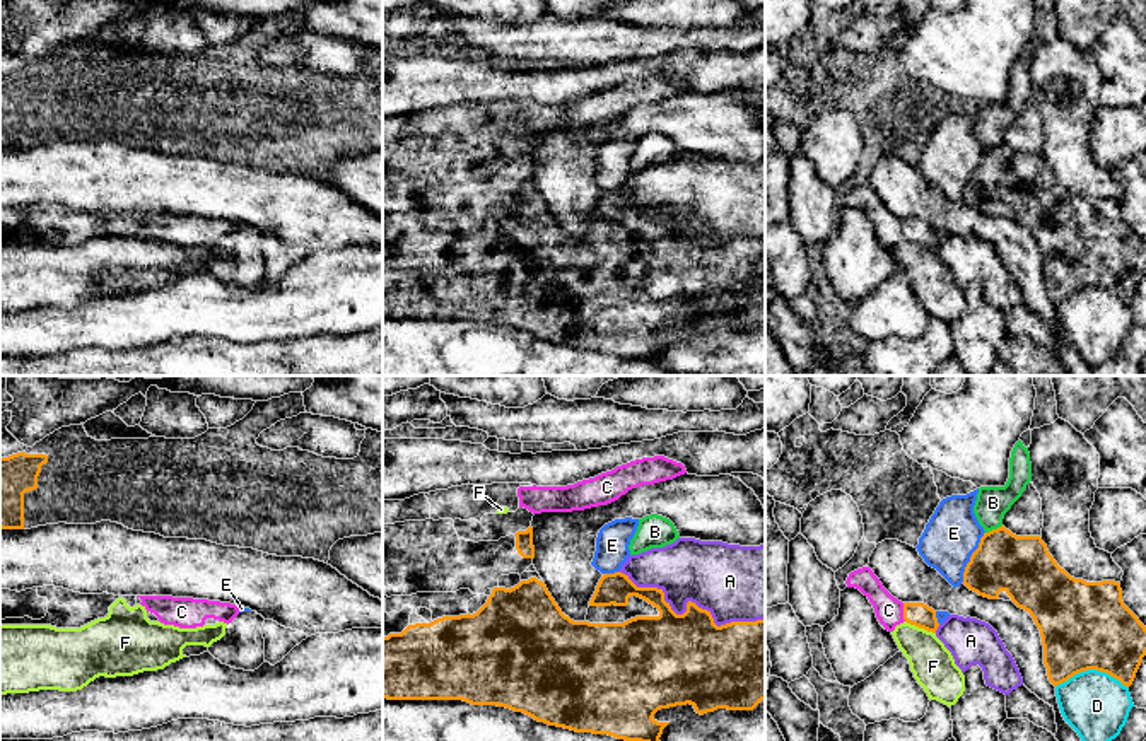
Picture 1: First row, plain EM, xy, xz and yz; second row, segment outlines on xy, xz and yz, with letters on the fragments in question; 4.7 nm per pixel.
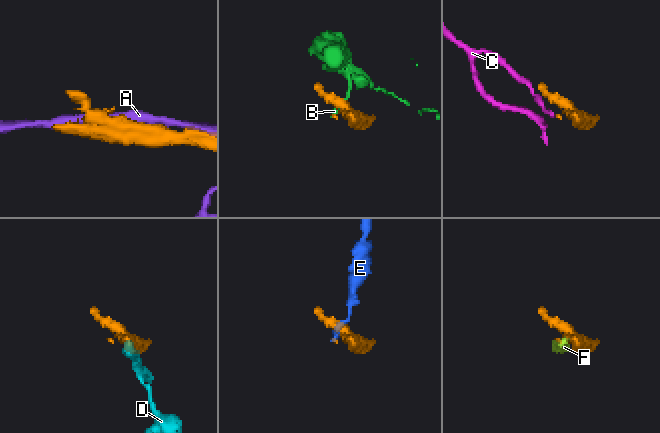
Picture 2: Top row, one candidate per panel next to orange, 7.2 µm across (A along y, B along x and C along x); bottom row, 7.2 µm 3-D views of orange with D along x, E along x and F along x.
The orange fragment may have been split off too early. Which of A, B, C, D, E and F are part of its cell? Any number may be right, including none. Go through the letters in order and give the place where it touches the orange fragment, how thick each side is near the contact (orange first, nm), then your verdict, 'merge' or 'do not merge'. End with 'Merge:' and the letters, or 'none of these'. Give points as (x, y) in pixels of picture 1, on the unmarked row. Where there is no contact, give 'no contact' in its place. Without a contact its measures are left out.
A: xz (687, 221) | 400/360 nm | do not merge
B: yz (993, 147) | 280/160 nm | do not merge
C: yz (904, 229) | 110/130 nm | merge
D: yz (1092, 285) | 420/300 nm | do not merge
E: yz (970, 175) | 280/260 nm | do not merge
F: yz (921, 245) | 110/200 nm | do not merge
Merge: C

